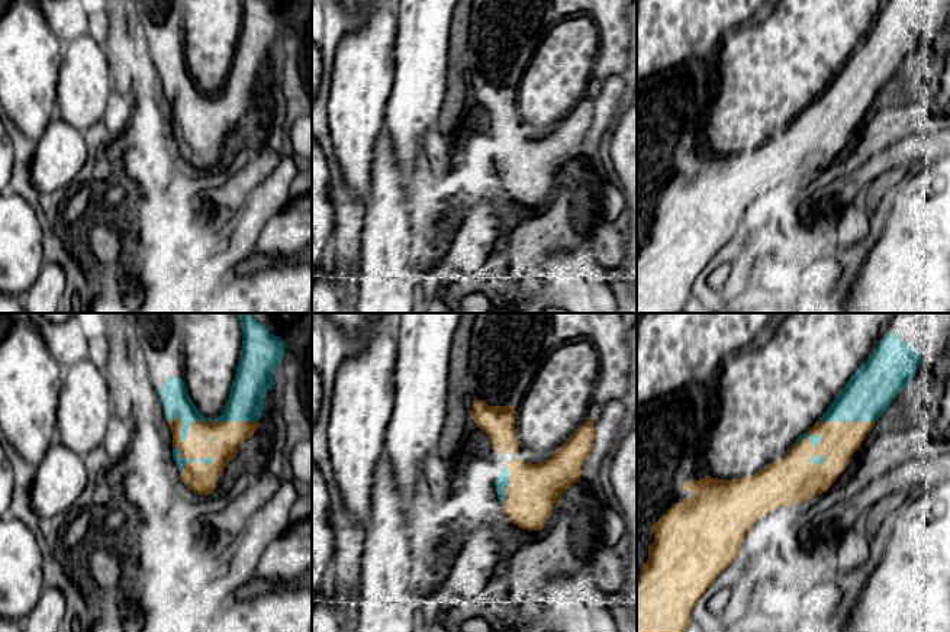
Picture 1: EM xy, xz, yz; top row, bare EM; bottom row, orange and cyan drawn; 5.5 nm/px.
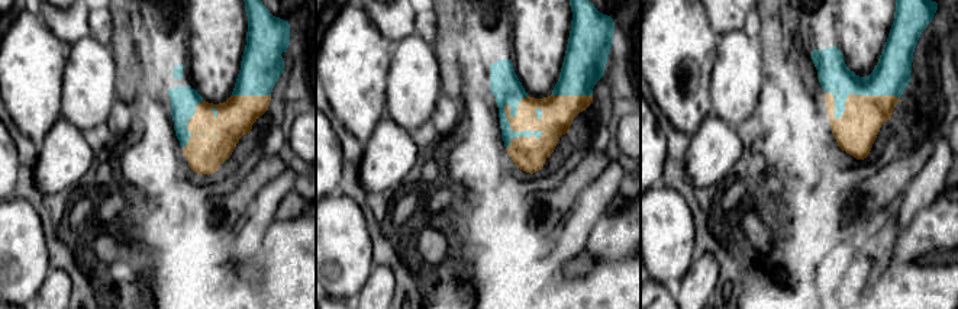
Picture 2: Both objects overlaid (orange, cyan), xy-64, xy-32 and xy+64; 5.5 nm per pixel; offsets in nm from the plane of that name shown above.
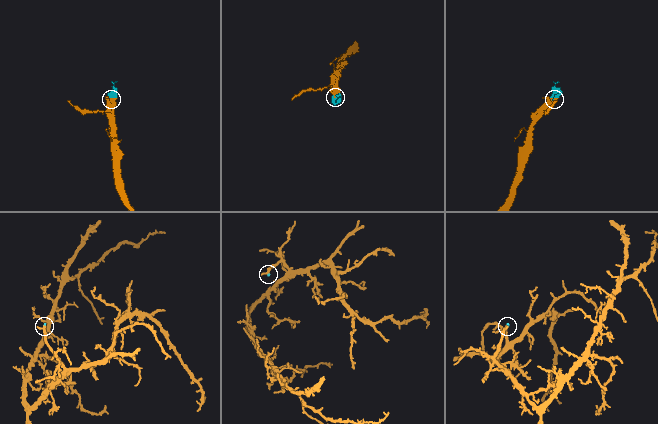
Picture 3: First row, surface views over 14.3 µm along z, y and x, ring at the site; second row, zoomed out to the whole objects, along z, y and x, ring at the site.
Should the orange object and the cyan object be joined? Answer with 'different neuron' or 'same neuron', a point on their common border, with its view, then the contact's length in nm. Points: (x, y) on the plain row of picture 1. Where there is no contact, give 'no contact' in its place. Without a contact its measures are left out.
same neuron; contact xy (200, 97); length 500 nm

